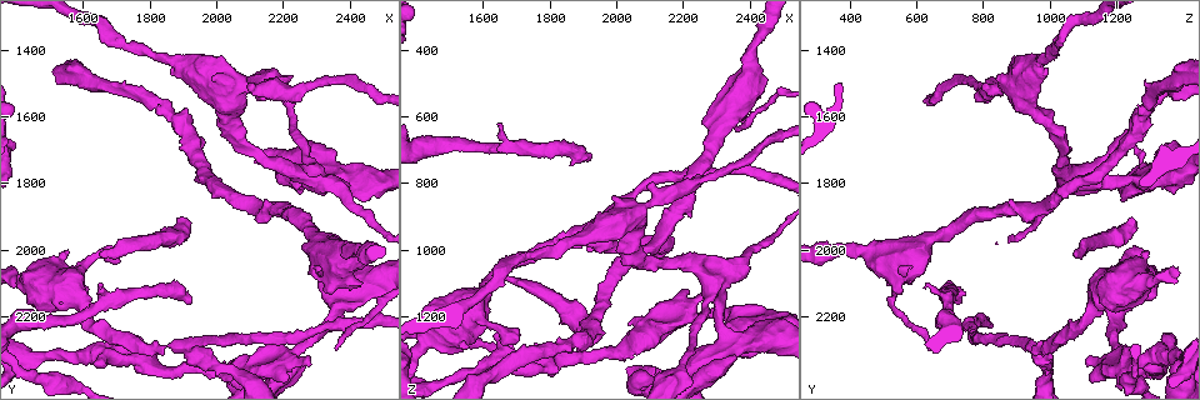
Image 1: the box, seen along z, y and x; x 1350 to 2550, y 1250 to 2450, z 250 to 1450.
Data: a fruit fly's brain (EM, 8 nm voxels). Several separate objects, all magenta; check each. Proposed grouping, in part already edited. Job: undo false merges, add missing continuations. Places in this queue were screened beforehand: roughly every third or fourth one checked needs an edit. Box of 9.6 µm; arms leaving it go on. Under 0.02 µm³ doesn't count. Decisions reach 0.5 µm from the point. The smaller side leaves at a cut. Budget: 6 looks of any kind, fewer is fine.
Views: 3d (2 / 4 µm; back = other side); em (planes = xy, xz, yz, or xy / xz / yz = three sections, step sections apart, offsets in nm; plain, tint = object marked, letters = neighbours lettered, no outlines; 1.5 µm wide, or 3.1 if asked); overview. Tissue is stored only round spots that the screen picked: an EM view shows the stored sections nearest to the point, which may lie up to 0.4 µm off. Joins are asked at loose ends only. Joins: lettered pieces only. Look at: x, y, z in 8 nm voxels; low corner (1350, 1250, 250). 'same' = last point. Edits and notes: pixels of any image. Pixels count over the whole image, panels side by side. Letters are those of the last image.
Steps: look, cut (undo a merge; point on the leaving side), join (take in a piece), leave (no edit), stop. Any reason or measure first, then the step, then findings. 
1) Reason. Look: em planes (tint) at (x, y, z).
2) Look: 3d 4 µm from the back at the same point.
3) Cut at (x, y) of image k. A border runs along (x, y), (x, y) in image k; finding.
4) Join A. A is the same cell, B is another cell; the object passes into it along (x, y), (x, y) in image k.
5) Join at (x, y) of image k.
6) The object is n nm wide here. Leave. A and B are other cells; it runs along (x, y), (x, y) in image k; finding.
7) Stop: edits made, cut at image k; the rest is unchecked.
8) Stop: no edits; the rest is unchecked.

An open end. Look: em planes (plain) at (1890, 1910, 1240).

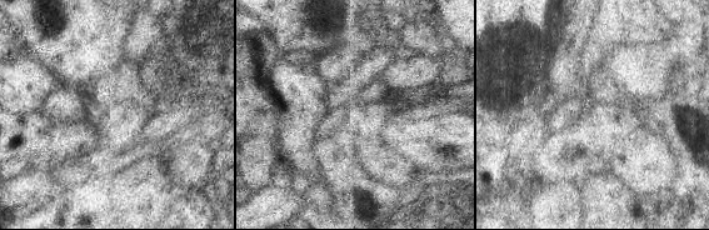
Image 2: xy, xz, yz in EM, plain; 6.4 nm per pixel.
With the object marked. Look: em planes (tint) at the same point.

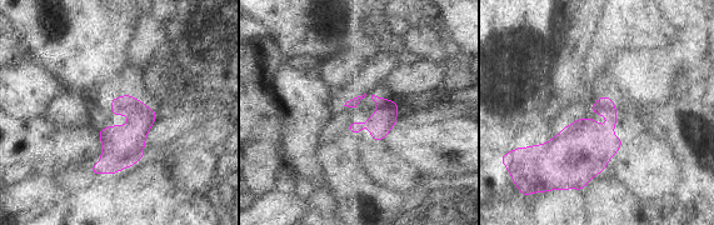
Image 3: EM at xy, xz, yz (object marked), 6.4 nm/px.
Look: em planes (letters) at the same point.

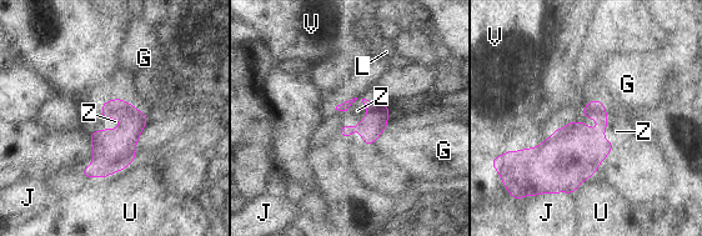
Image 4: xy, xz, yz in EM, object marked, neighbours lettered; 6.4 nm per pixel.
Join Z. Z is the same cell, G, J, L, U and V are other cells; the object passes into it along (370, 127), (361, 119), (357, 110) in image 4; it goes on there.

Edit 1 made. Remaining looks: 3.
An open end. Look: 3d 4 µm at (1660, 2020, 1090).

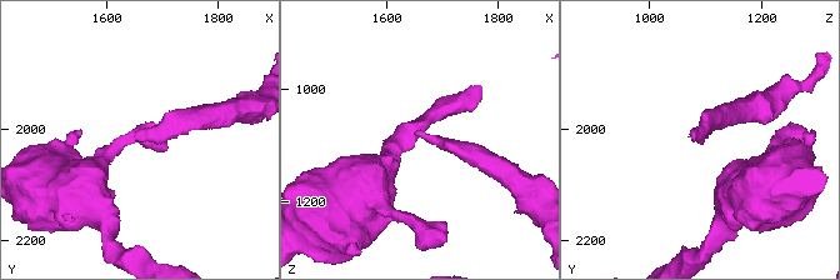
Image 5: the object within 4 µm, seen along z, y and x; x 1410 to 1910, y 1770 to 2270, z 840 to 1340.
Shape alone is not enough. Look: em planes (tint) at (1655, 2020, 1075).

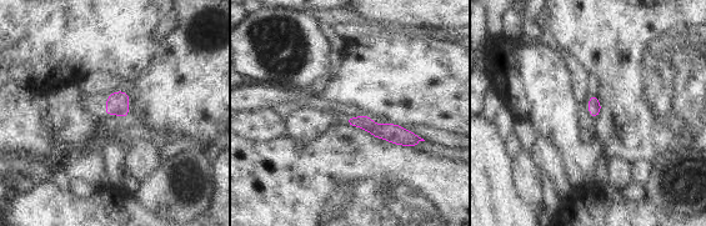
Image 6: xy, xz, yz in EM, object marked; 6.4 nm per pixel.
Look: em planes (letters) at the same point.

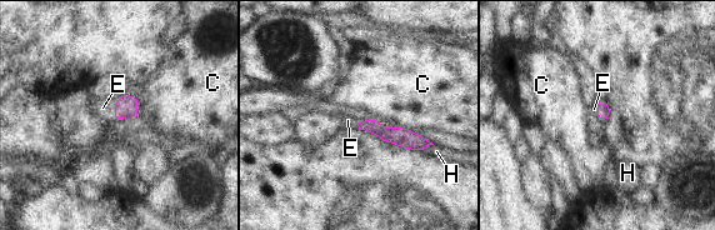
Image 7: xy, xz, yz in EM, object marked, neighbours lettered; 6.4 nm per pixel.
Join E. E is the same cell, C and H are other cells; the cell continues.

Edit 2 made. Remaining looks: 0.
Stop: edits made, join at image 4, join at image 7; the rest is unchecked.

